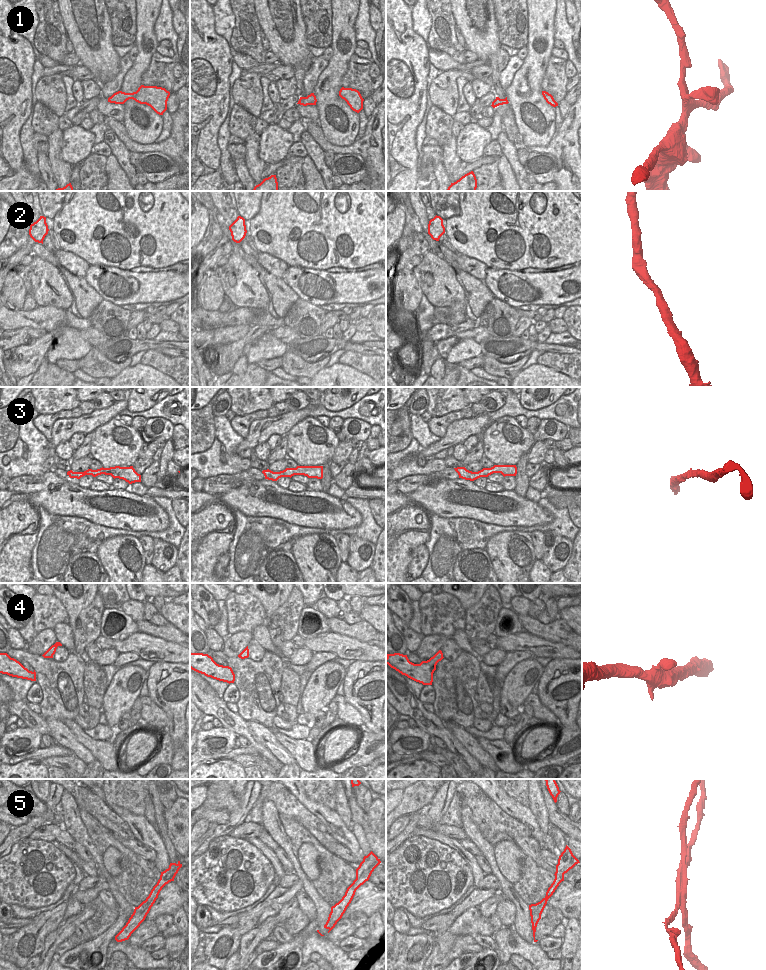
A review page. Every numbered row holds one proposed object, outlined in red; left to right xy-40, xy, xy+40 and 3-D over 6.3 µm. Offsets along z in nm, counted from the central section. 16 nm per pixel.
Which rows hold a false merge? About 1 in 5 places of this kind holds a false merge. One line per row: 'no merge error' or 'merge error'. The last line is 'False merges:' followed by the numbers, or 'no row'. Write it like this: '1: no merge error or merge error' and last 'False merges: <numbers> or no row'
1: no merge error
2: no merge error
3: no merge error
4: no merge error
5: merge error
False merges: 5

